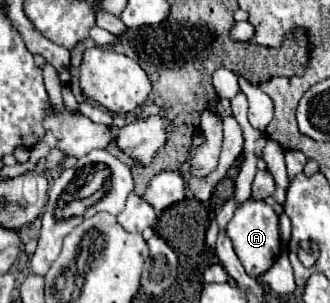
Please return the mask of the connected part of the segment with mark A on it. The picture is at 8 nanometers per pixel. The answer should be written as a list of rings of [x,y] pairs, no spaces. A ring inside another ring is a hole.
[[[248,200],[242,206],[236,208],[234,218],[230,220],[228,228],[226,228],[232,244],[234,244],[234,252],[240,258],[246,274],[250,274],[252,278],[264,274],[278,258],[280,254],[280,234],[278,234],[278,214],[274,212],[272,206],[268,206],[262,200]]]

